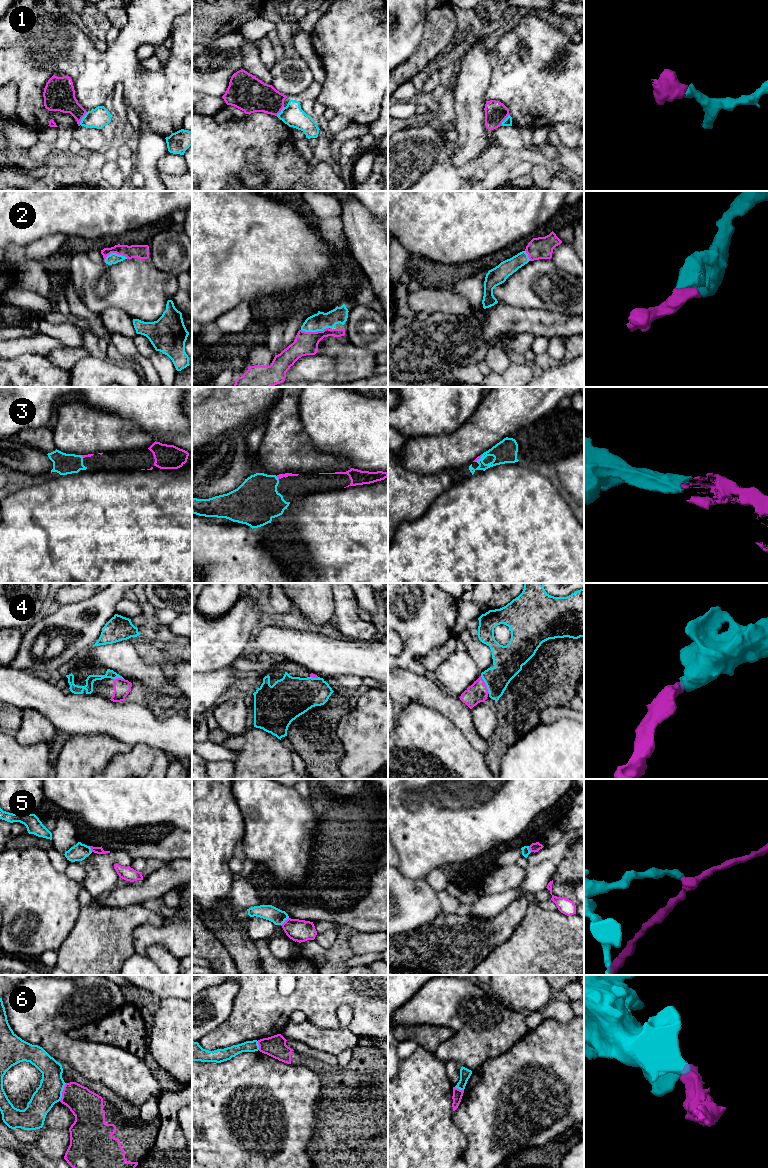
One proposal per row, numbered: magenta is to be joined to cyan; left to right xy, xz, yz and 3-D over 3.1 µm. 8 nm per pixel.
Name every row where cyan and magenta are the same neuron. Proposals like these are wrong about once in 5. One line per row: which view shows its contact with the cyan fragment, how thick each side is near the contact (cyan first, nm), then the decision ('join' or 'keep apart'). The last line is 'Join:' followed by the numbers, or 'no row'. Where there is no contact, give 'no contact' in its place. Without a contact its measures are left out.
1: xy | 160/240 nm | join
2: xz | 140/190 nm | join
3: xz | 380/40 nm | join
4: yz | 220/160 nm | join
5: xz | 120/180 nm | keep apart
6: xy | 200/260 nm | keep apart
Join: 1, 2, 3, 4

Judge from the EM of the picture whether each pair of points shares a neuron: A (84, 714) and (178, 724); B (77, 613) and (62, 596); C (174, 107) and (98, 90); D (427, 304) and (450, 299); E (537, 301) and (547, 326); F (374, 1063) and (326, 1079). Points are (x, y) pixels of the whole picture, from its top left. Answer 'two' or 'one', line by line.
A: one
B: two
C: one
D: one
E: two
F: one

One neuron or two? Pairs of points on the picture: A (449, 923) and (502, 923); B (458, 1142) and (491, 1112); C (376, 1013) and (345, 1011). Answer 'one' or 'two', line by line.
A: one
B: two
C: two

